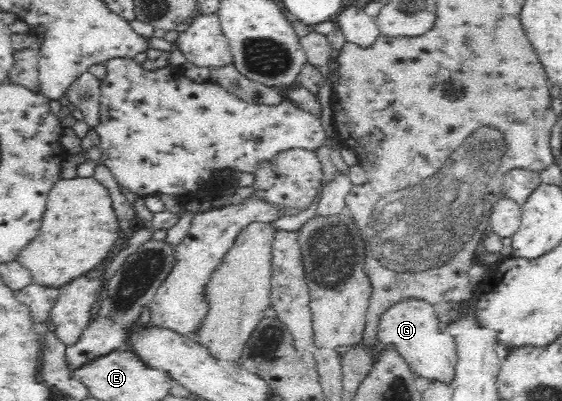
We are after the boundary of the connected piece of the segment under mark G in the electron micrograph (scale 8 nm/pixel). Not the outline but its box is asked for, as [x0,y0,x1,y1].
[377,299,456,384]

